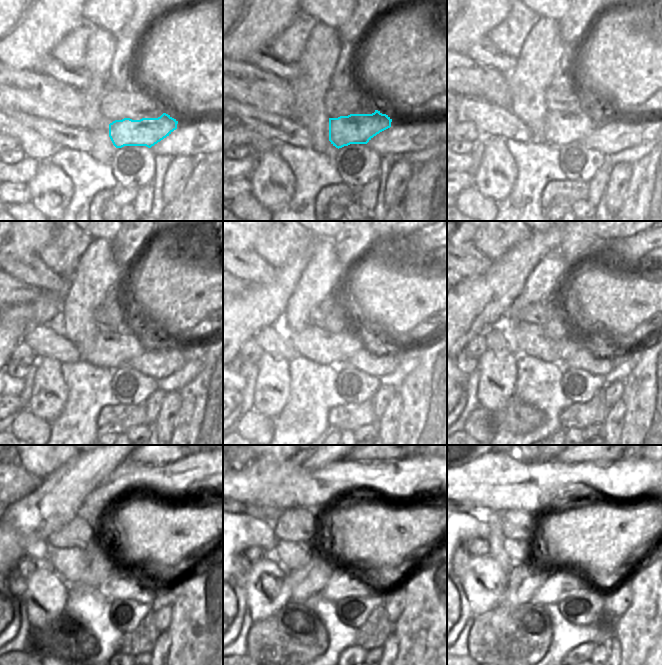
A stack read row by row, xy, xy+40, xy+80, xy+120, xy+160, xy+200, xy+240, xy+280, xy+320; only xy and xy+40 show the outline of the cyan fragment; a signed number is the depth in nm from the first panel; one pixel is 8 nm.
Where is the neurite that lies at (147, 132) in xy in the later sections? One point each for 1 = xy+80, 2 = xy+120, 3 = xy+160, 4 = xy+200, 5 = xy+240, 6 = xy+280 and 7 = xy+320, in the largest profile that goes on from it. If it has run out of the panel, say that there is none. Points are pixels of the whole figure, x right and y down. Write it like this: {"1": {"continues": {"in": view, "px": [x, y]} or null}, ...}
{"1": {"continues": {"in": "xy+80", "px": [562, 128]}}, "2": {"continues": {"in": "xy+120", "px": [111, 350]}}, "3": {"continues": {"in": "xy+160", "px": [313, 343]}}, "4": {"continues": {"in": "xy+200", "px": [526, 339]}}, "5": {"continues": {"in": "xy+240", "px": [75, 565]}}, "6": {"continues": {"in": "xy+280", "px": [297, 560]}}, "7": {"continues": {"in": "xy+320", "px": [516, 550]}}}

